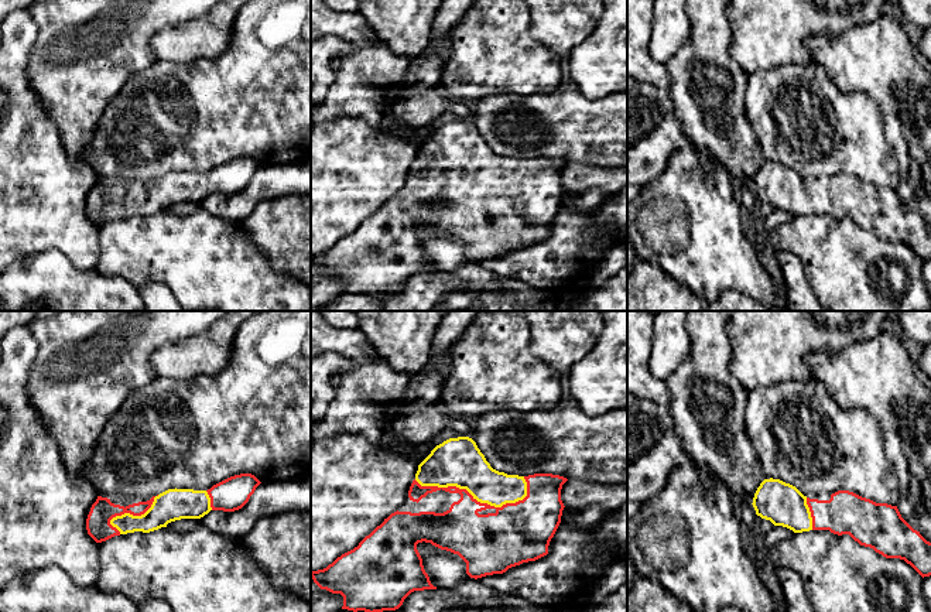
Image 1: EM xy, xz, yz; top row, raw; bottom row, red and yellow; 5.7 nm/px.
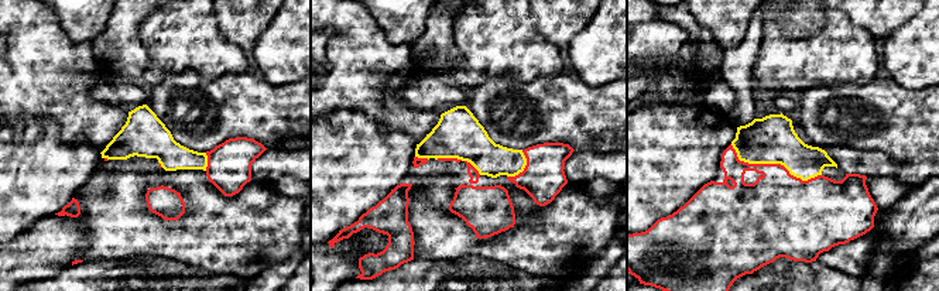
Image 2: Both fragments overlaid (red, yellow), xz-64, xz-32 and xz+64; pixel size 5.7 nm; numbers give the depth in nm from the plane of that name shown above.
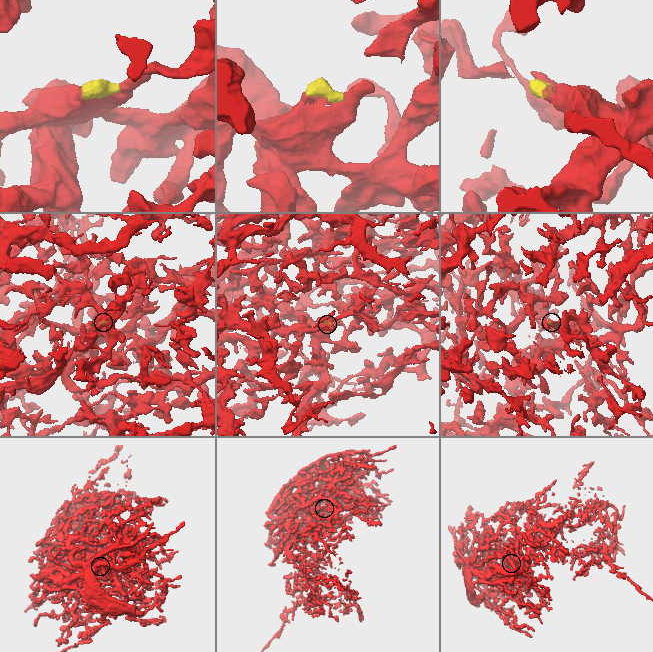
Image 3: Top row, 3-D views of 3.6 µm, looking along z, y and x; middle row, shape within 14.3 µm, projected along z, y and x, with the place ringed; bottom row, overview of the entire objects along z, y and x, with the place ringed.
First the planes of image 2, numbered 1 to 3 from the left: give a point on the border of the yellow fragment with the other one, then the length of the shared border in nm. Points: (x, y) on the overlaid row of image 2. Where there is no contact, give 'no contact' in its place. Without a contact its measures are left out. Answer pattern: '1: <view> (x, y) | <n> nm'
1: xz-64 (208, 161) | 100 nm
2: xz-32 (524, 168) | 180 nm
3: xz+64 (773, 164) | 550 nm

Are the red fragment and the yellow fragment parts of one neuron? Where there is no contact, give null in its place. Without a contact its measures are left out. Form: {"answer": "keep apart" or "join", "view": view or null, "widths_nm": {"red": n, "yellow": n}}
{"answer": "join", "view": "xz", "widths_nm": {"red": 280, "yellow": 280}}

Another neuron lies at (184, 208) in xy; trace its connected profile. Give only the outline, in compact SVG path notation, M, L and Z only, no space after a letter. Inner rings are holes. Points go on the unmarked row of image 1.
M181 202L181 204L168 206L167 211L170 213L184 216L195 212L198 209L198 205L199 202Z

